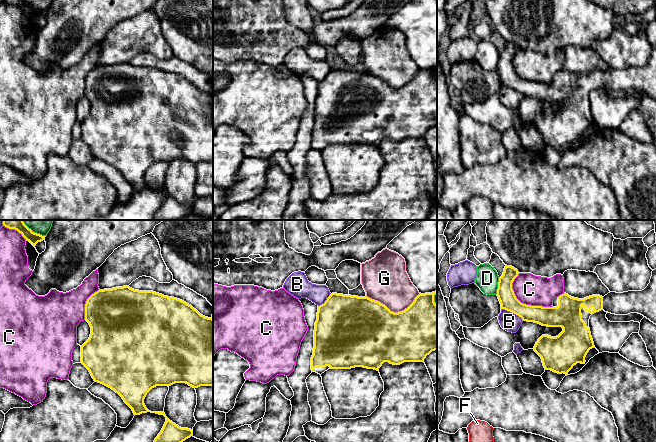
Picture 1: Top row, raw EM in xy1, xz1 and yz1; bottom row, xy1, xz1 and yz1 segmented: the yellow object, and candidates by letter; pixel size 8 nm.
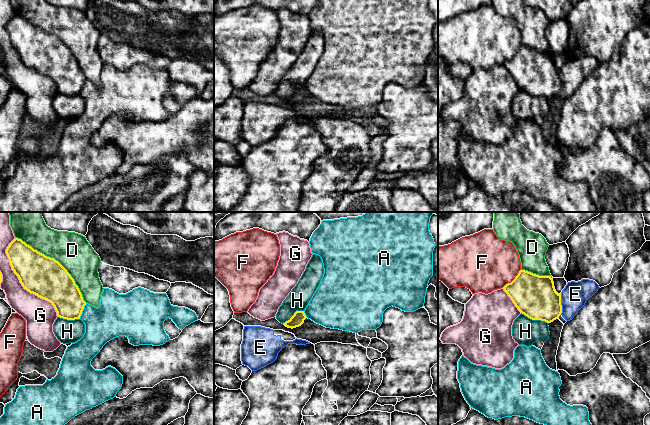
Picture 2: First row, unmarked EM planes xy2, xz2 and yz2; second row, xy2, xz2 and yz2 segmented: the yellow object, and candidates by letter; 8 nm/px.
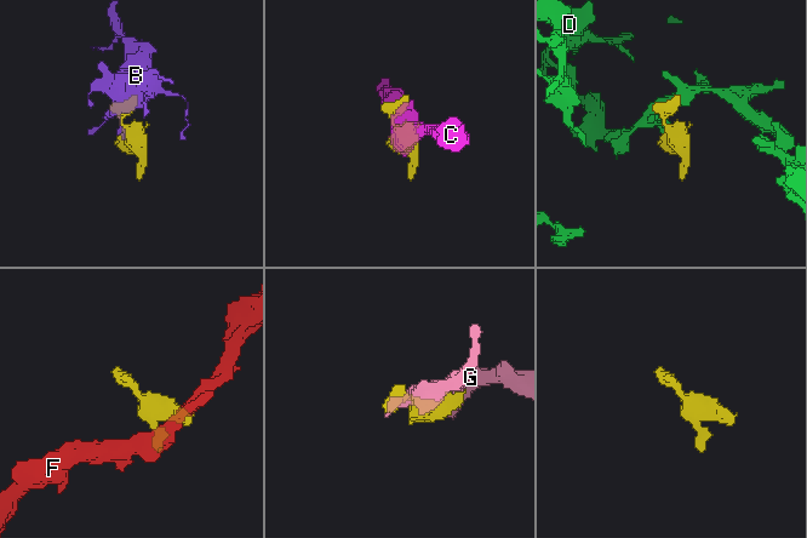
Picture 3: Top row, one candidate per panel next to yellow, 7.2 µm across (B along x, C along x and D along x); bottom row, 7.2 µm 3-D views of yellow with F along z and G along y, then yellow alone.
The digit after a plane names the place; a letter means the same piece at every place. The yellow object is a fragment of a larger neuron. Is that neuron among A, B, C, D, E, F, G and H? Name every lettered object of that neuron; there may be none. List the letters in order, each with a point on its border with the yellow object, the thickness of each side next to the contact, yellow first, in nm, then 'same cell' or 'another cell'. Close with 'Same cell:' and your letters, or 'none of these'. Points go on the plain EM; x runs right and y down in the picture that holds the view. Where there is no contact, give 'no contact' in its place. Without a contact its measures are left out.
A: xy2 (82, 86) | 260/300 nm | another cell
B: yz1 (512, 88) | 140/150 nm | another cell
C: yz1 (522, 79) | 160/240 nm | another cell
D: xy2 (57, 37) | 320/280 nm | another cell
E: yz2 (560, 80) | 340/200 nm | another cell
F: yz2 (513, 56) | 340/440 nm | another cell
G: xy2 (20, 58) | 320/220 nm | another cell
H: yz2 (535, 95) | 340/220 nm | another cell
Same cell: none of these

